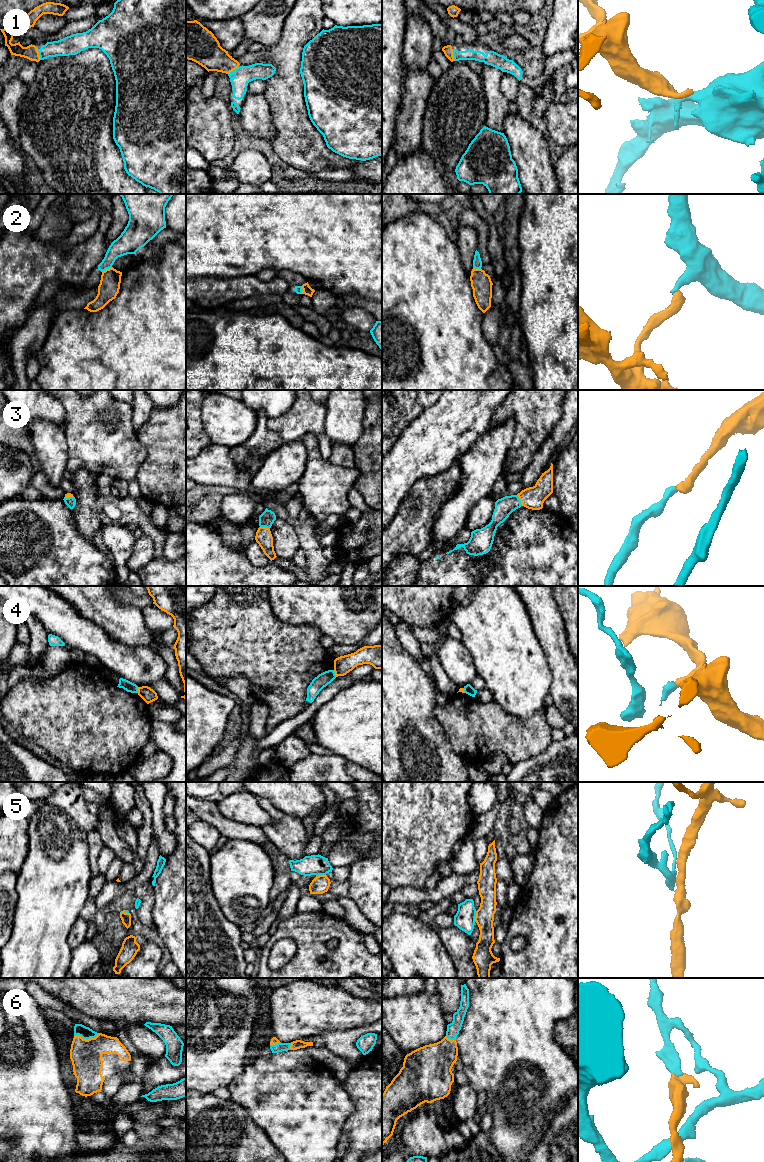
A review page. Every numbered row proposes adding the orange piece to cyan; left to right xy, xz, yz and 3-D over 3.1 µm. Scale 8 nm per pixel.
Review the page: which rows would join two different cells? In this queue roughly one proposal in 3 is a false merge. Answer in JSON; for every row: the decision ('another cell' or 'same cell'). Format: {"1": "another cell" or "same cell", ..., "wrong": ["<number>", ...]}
{"1": "same cell", "2": "another cell", "3": "same cell", "4": "another cell", "5": "another cell", "6": "same cell", "wrong": ["2", "4", "5"]}

